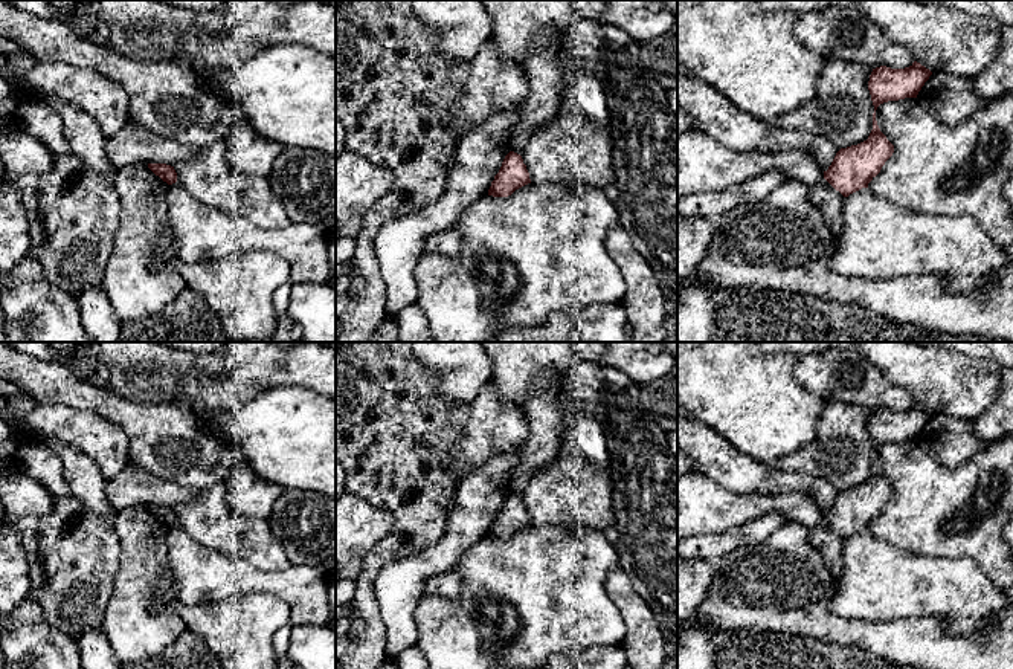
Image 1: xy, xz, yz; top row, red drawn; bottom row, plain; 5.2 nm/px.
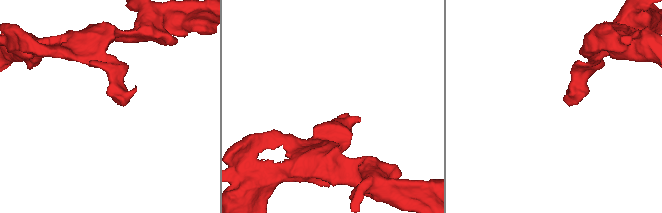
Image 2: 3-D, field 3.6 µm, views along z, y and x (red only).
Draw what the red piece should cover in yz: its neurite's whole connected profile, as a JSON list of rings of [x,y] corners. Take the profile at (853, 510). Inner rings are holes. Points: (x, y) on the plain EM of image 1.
[[[917,403],[905,411],[891,411],[886,408],[873,411],[868,423],[874,448],[873,472],[867,483],[841,490],[828,512],[824,513],[824,521],[844,539],[868,530],[868,525],[880,515],[885,504],[894,495],[894,487],[877,467],[877,449],[888,443],[917,440],[931,417],[932,414]]]

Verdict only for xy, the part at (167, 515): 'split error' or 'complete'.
complete

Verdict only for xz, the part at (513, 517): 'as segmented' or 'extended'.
as segmented

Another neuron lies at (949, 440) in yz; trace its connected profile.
[[[934,414],[917,437],[918,446],[940,464],[954,467],[989,446],[972,429],[970,420]]]

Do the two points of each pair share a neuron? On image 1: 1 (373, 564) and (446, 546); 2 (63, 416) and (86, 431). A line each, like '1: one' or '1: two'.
1: two
2: one

